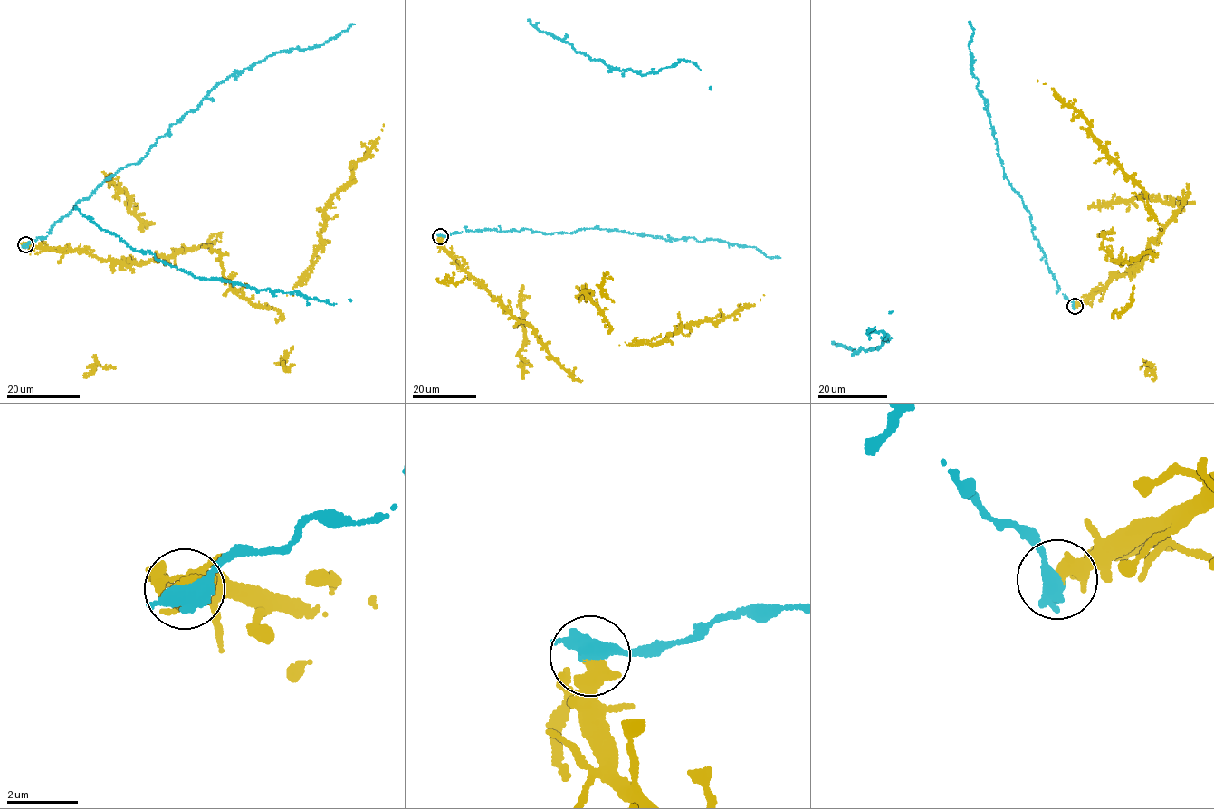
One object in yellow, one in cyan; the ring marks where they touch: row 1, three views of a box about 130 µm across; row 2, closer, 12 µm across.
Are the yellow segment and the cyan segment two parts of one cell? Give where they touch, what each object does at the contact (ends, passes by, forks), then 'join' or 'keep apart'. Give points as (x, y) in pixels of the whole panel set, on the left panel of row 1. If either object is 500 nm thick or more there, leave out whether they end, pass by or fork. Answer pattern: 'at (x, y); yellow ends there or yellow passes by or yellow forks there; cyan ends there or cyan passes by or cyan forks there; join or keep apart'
at (25, 244); keep apart

